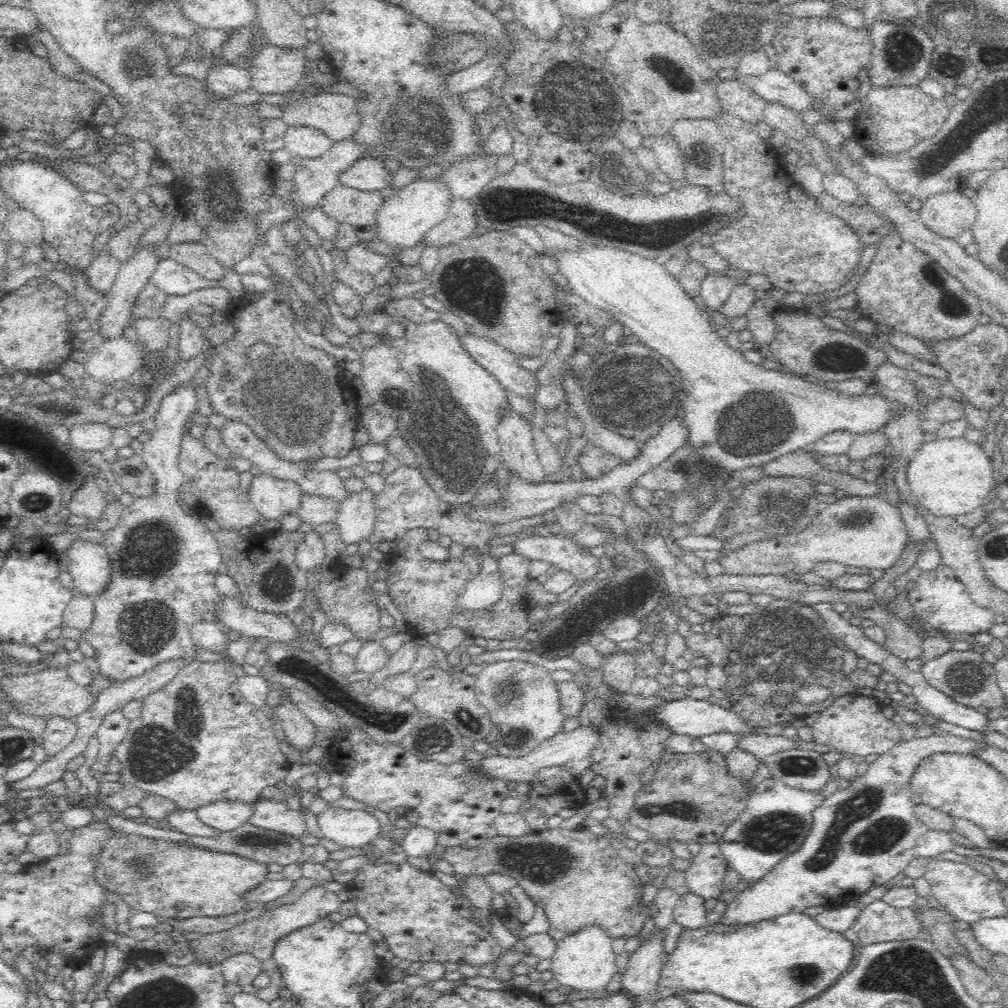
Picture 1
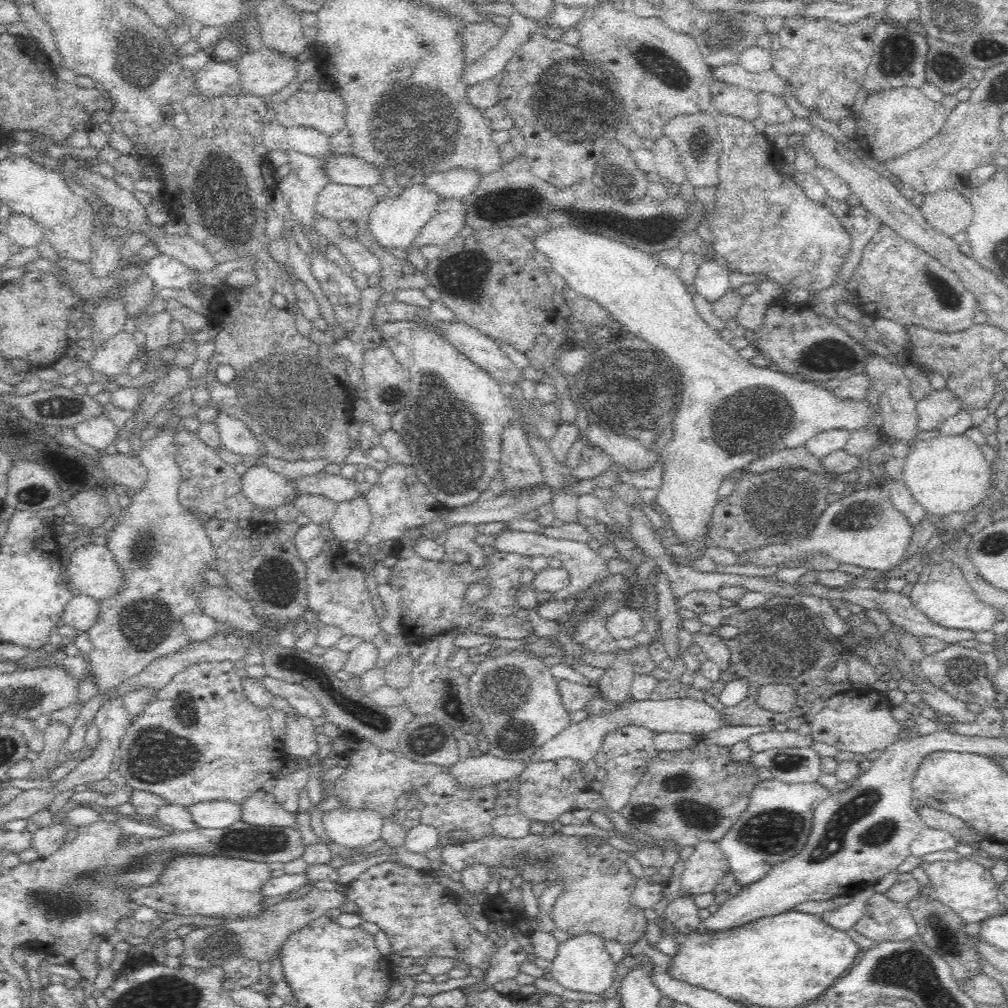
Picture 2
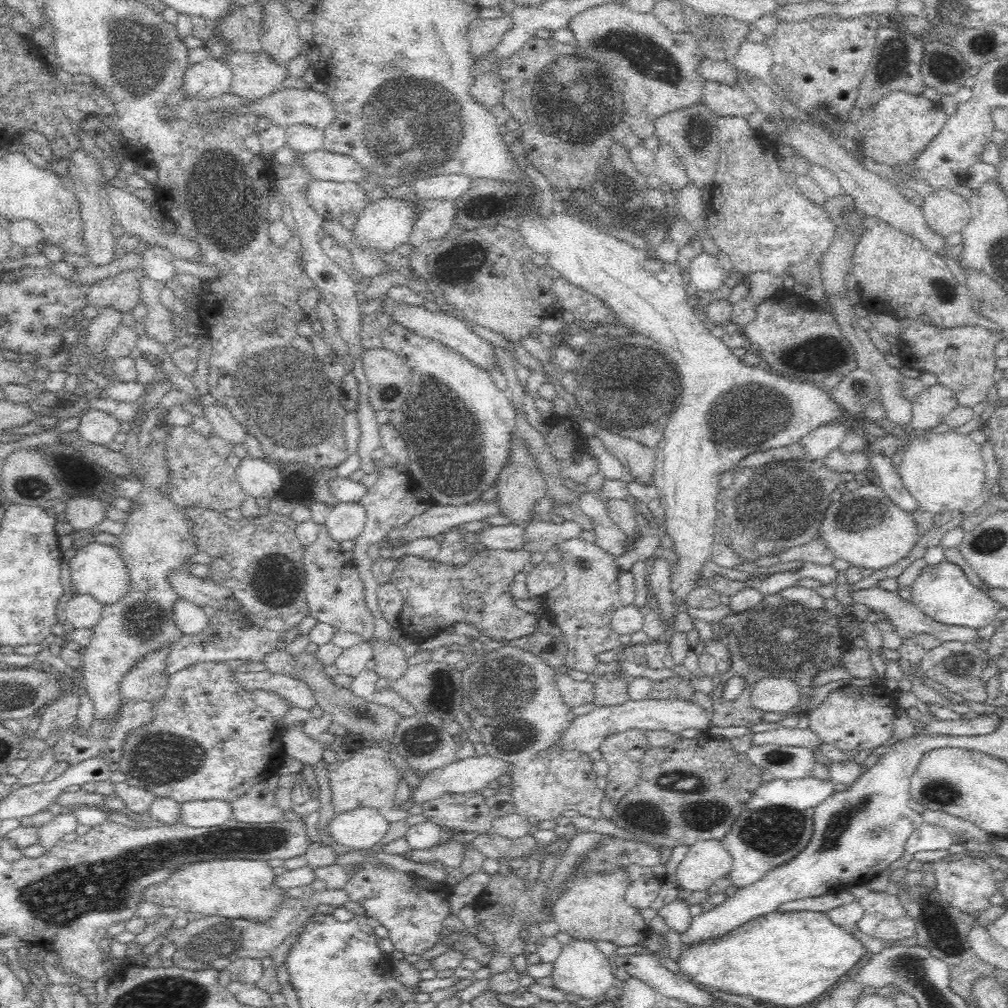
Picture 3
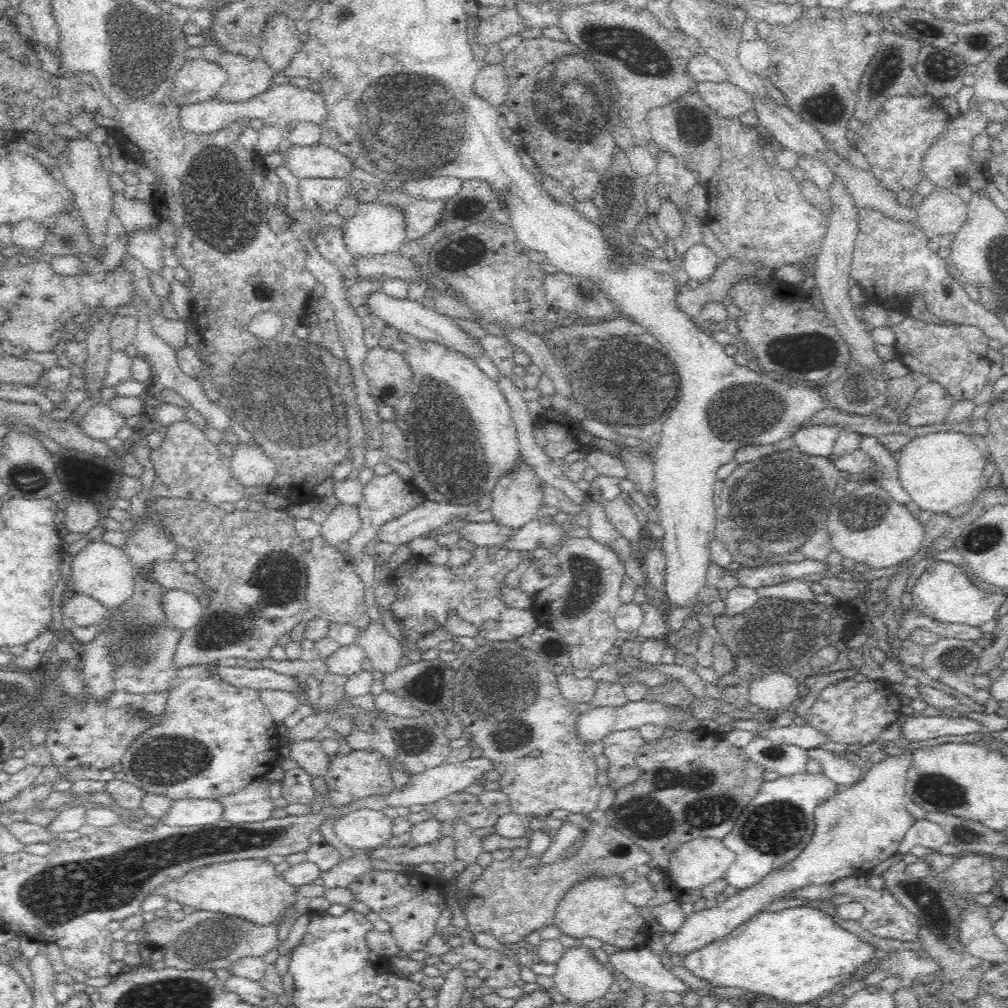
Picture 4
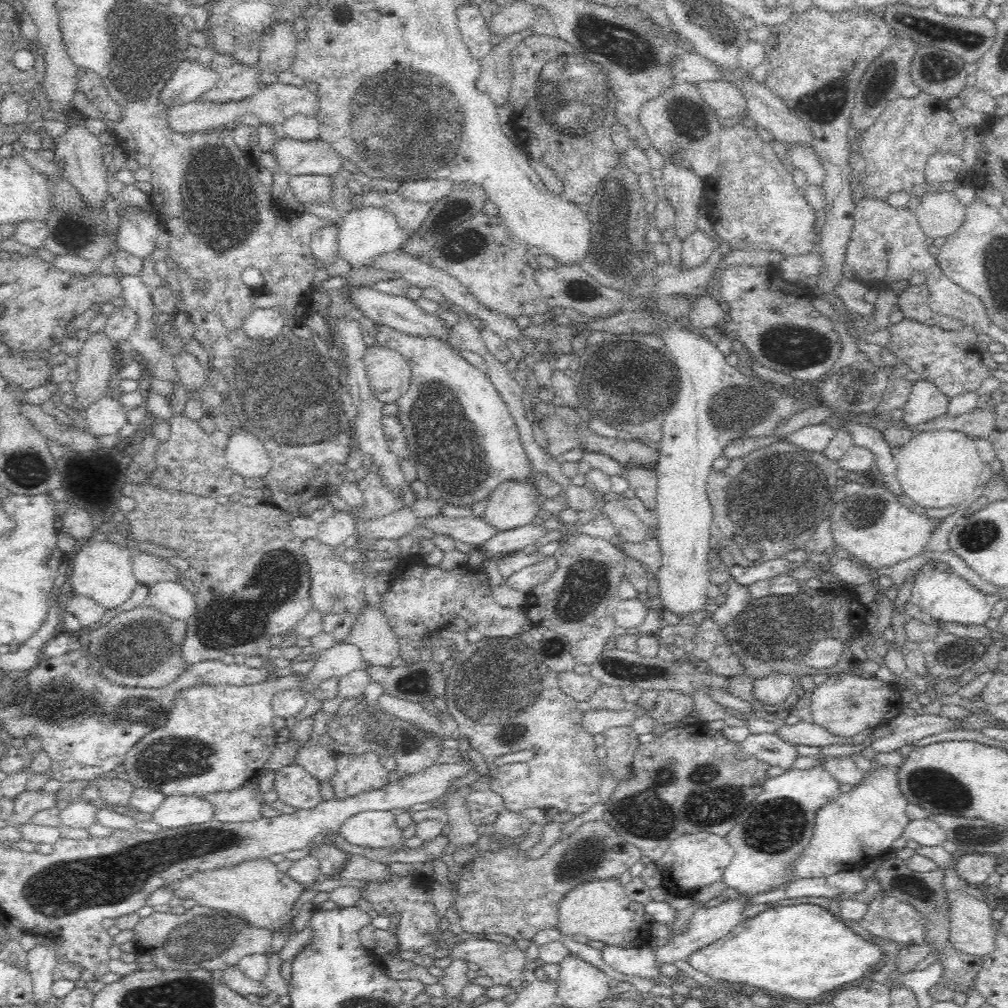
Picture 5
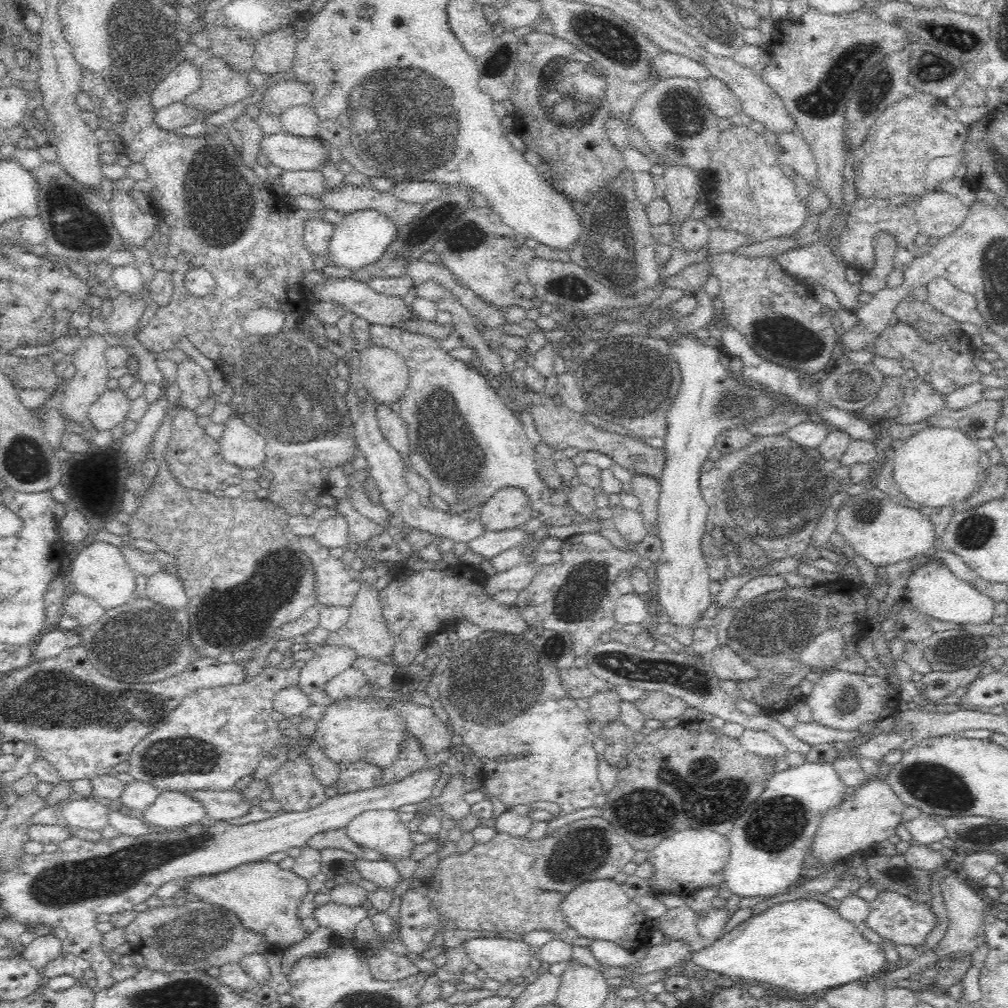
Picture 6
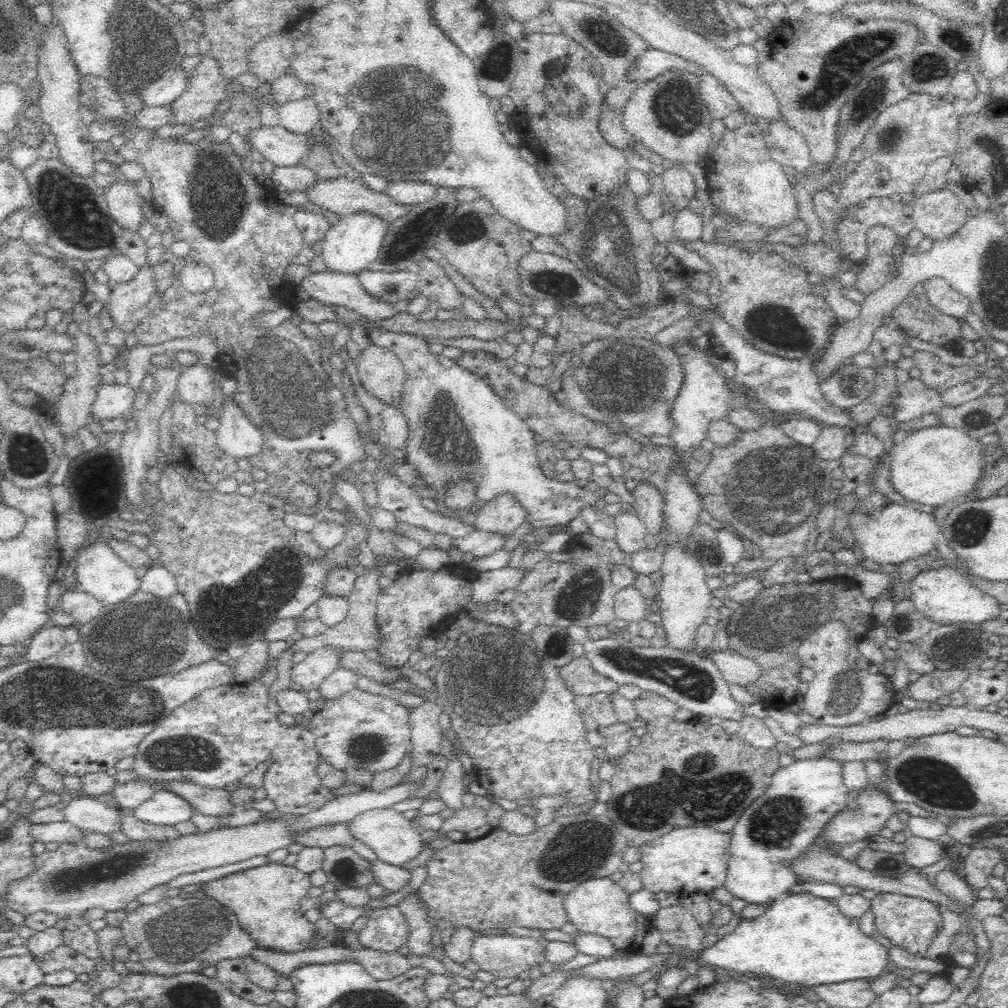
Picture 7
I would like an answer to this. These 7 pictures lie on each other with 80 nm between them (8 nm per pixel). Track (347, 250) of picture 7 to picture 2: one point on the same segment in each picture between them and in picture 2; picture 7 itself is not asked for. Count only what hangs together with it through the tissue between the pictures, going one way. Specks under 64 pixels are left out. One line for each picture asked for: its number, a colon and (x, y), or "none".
2: (397, 220)
3: (387, 223)
4: (378, 228)
5: (368, 233)
6: (363, 236)

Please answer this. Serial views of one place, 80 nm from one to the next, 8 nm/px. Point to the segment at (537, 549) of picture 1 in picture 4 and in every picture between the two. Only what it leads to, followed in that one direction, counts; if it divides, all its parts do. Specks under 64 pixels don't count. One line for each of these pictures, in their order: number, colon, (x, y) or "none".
2: (585, 566)
3: (583, 606)
4: (581, 605)

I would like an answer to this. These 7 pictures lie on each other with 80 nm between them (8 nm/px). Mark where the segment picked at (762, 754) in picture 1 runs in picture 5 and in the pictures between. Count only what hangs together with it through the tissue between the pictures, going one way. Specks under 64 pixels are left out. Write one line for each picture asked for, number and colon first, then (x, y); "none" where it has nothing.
2: (773, 740)
3: (805, 738)
4: (805, 737)
5: (805, 733)

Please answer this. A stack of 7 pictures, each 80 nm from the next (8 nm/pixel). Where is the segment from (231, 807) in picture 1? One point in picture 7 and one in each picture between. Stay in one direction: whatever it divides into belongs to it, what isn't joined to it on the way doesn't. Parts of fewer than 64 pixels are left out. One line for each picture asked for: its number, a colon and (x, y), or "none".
2: (217, 814)
3: (208, 813)
4: (188, 812)
5: (176, 811)
6: (172, 810)
7: (165, 808)

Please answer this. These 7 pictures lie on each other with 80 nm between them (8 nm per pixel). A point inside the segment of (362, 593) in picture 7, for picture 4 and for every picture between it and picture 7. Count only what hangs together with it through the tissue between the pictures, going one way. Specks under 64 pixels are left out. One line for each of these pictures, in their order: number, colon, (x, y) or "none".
4: (384, 654)
5: (372, 634)
6: (366, 631)

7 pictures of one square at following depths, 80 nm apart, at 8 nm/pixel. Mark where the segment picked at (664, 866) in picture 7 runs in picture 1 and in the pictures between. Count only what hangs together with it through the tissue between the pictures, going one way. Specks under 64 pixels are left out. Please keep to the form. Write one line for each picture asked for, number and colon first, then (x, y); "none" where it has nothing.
1: (704, 877)
2: (706, 866)
3: (707, 861)
4: (704, 860)
5: (694, 860)
6: (695, 858)

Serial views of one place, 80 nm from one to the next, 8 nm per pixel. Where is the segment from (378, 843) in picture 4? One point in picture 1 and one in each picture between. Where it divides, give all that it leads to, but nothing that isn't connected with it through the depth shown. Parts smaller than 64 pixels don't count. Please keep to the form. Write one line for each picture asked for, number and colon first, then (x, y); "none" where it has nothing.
1: (340, 827)
2: (348, 827)
3: (360, 828)

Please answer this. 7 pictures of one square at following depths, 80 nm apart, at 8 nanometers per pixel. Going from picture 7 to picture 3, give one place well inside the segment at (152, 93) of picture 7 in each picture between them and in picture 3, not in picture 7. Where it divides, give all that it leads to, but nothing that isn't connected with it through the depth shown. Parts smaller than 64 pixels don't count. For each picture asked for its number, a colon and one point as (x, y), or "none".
3: (210, 78)
4: (200, 79)
5: (191, 80)
6: (186, 78)

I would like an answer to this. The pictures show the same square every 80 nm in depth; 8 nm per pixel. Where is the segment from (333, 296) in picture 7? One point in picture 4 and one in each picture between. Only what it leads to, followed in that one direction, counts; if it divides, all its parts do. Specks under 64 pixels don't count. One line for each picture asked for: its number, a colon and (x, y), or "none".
4: (408, 316)
5: (400, 313)
6: (358, 297)

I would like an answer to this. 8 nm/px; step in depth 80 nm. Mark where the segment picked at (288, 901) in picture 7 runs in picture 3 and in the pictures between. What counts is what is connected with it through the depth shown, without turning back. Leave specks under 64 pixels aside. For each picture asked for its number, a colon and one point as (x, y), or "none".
3: (242, 888)
4: (252, 889)
5: (254, 890)
6: (265, 897)

